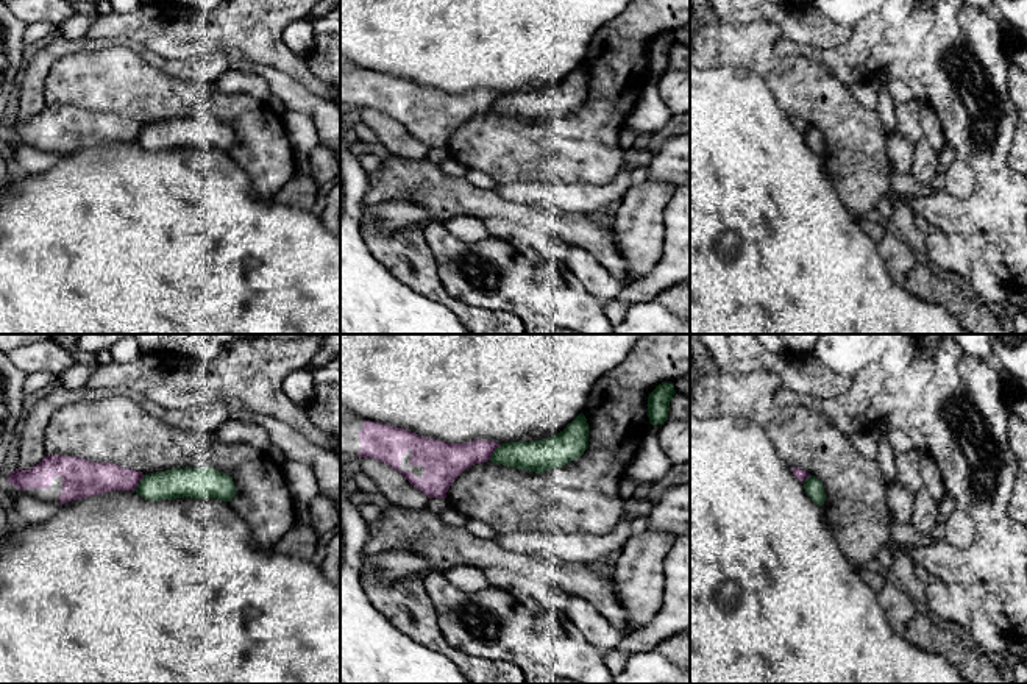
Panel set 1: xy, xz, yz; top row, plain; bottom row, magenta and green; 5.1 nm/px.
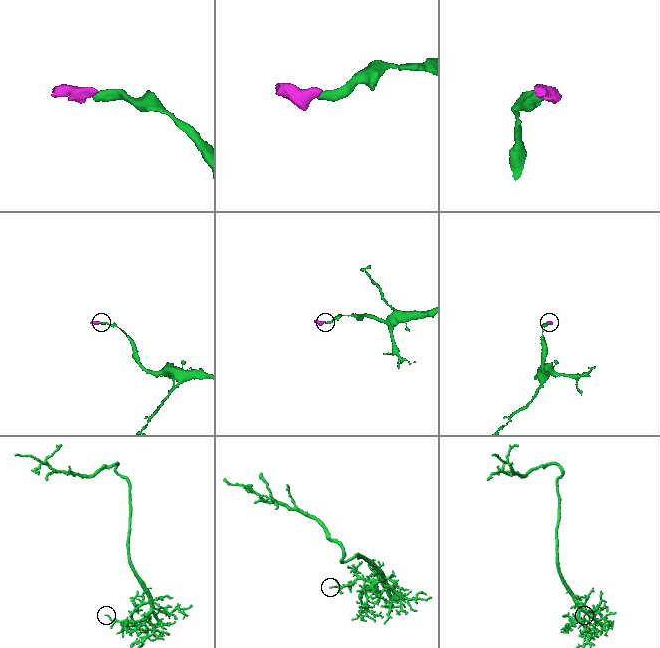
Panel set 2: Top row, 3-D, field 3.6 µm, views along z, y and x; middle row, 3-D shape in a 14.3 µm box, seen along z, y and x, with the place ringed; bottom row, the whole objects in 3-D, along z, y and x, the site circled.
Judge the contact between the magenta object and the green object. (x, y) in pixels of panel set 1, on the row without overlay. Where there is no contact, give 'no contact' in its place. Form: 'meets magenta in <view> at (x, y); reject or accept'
meets magenta in xy at (139, 131); reject

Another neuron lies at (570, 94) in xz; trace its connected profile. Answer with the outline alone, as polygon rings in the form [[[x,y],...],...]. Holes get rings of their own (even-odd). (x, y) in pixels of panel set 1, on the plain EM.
[[[581,62],[563,81],[543,91],[499,95],[489,111],[543,123],[562,117],[584,105],[588,97],[588,73]]]

